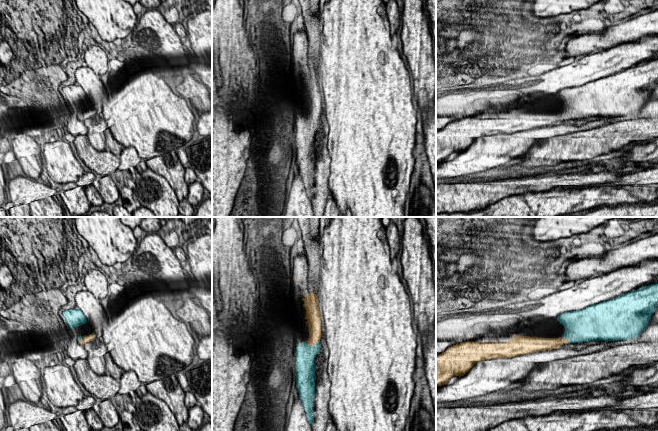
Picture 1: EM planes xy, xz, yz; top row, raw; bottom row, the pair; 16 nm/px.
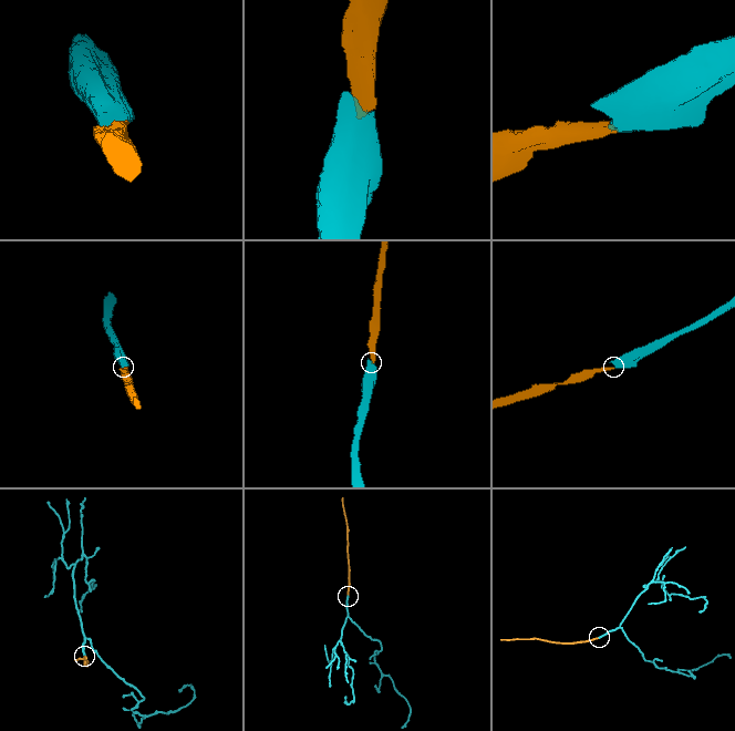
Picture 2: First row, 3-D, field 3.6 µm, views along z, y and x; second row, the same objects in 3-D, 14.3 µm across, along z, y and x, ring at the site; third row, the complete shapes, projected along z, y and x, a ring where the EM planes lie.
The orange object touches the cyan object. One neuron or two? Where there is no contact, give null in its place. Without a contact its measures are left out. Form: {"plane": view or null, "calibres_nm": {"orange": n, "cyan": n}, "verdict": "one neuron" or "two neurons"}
{"plane": "xz", "calibres_nm": {"orange": 190, "cyan": 320}, "verdict": "one neuron"}

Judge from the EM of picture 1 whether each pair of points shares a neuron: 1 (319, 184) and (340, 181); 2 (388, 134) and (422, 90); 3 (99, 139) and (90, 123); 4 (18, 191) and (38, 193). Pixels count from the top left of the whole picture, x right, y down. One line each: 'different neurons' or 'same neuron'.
1: different neurons
2: different neurons
3: same neuron
4: same neuron

